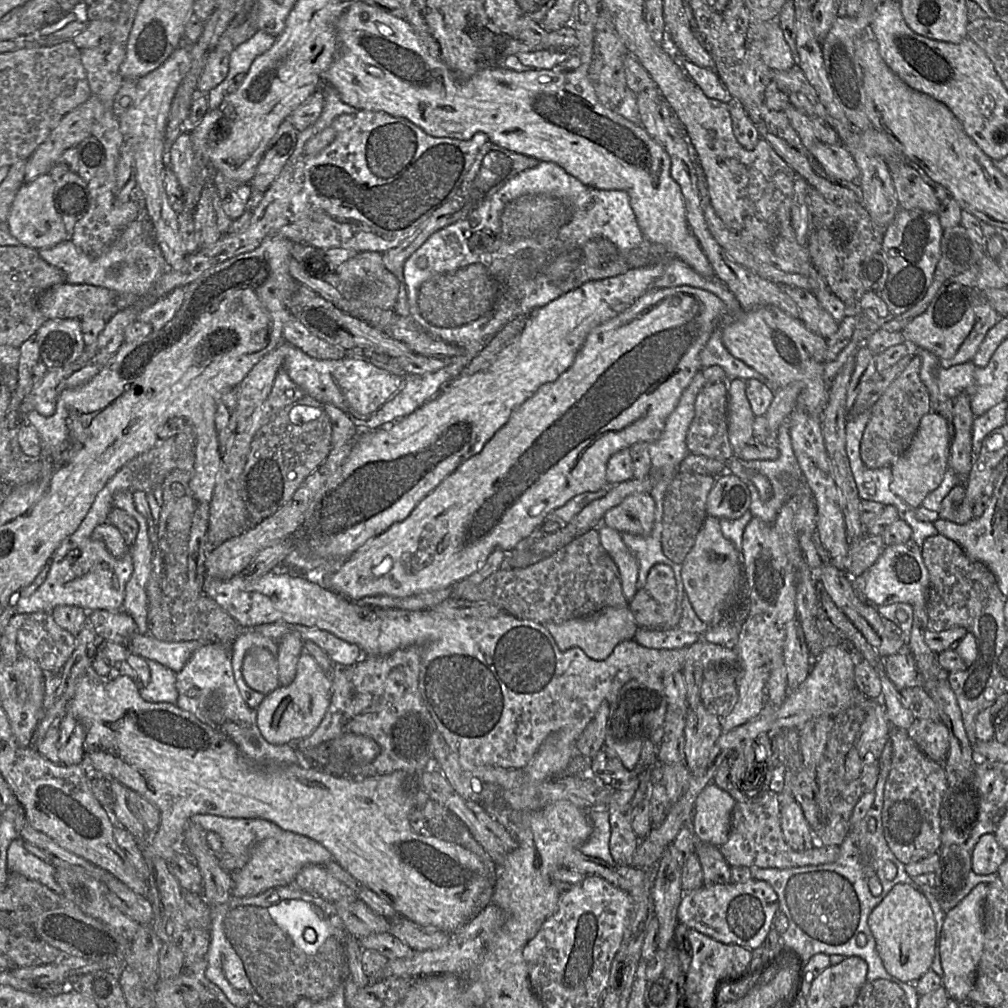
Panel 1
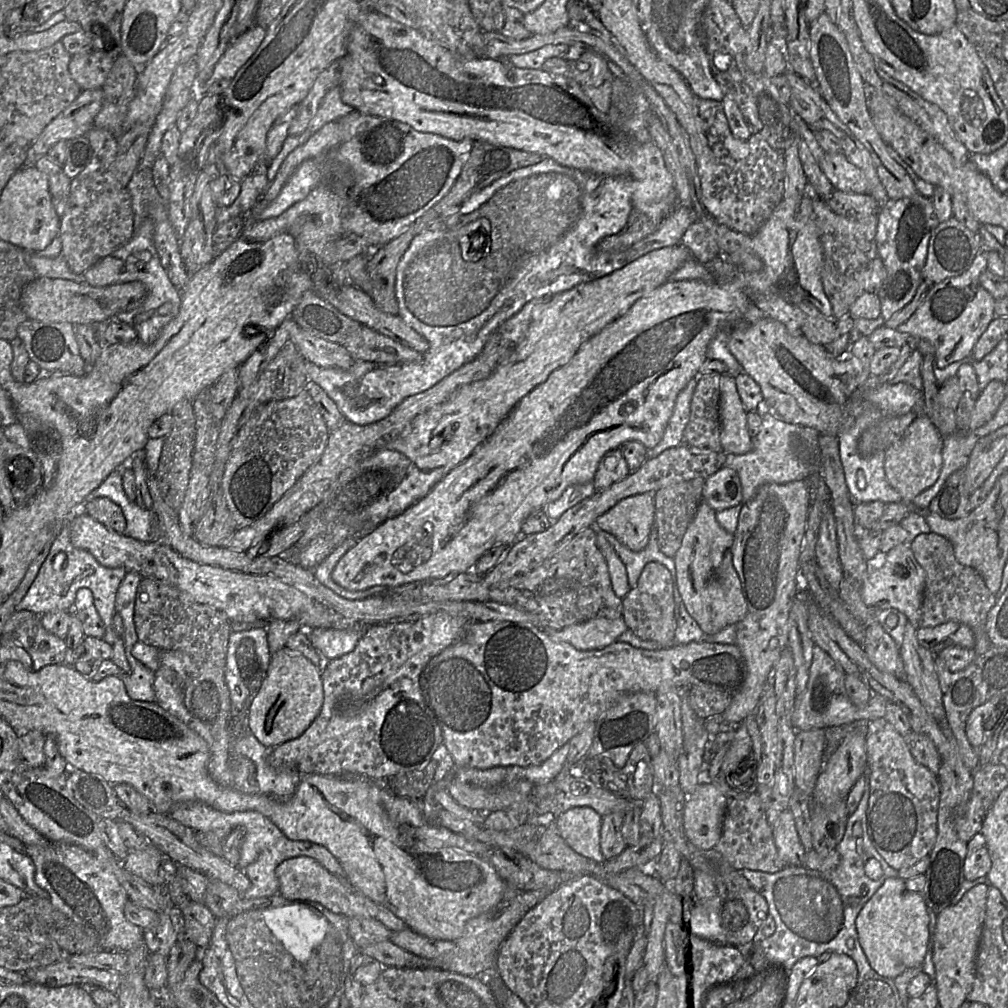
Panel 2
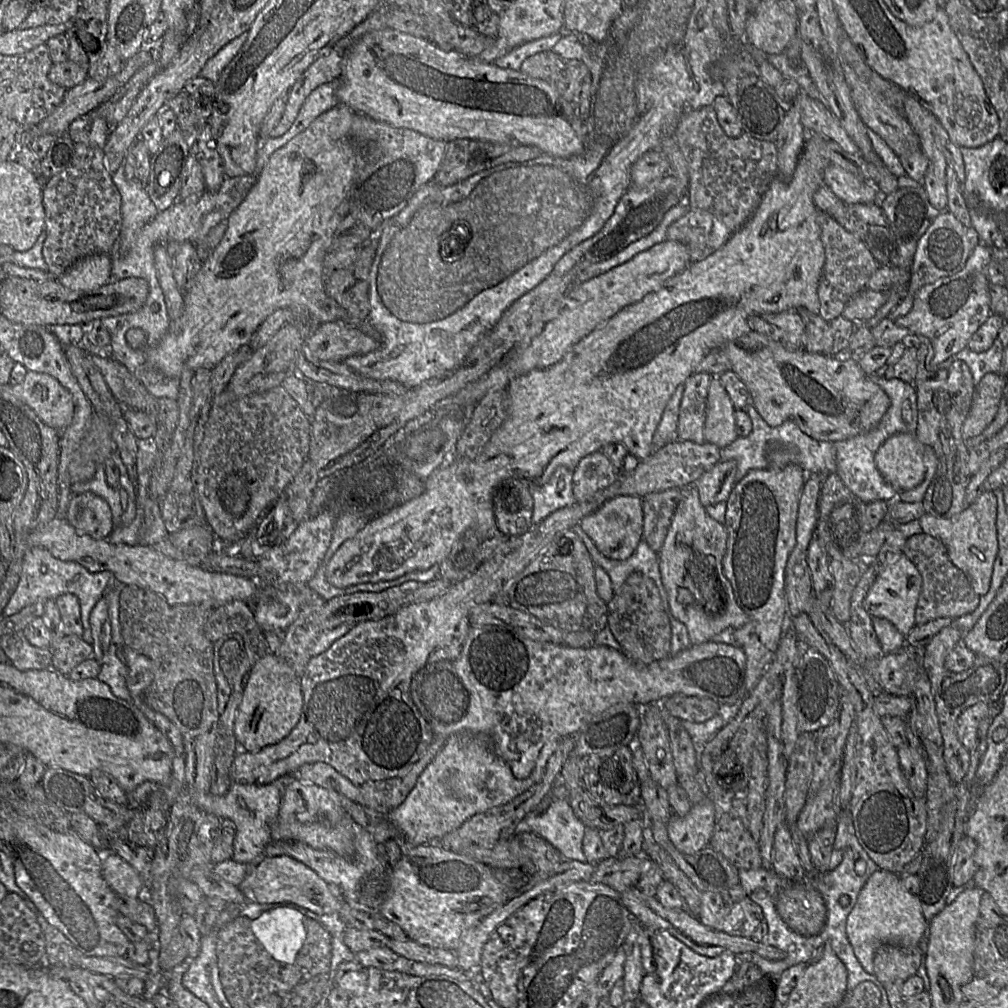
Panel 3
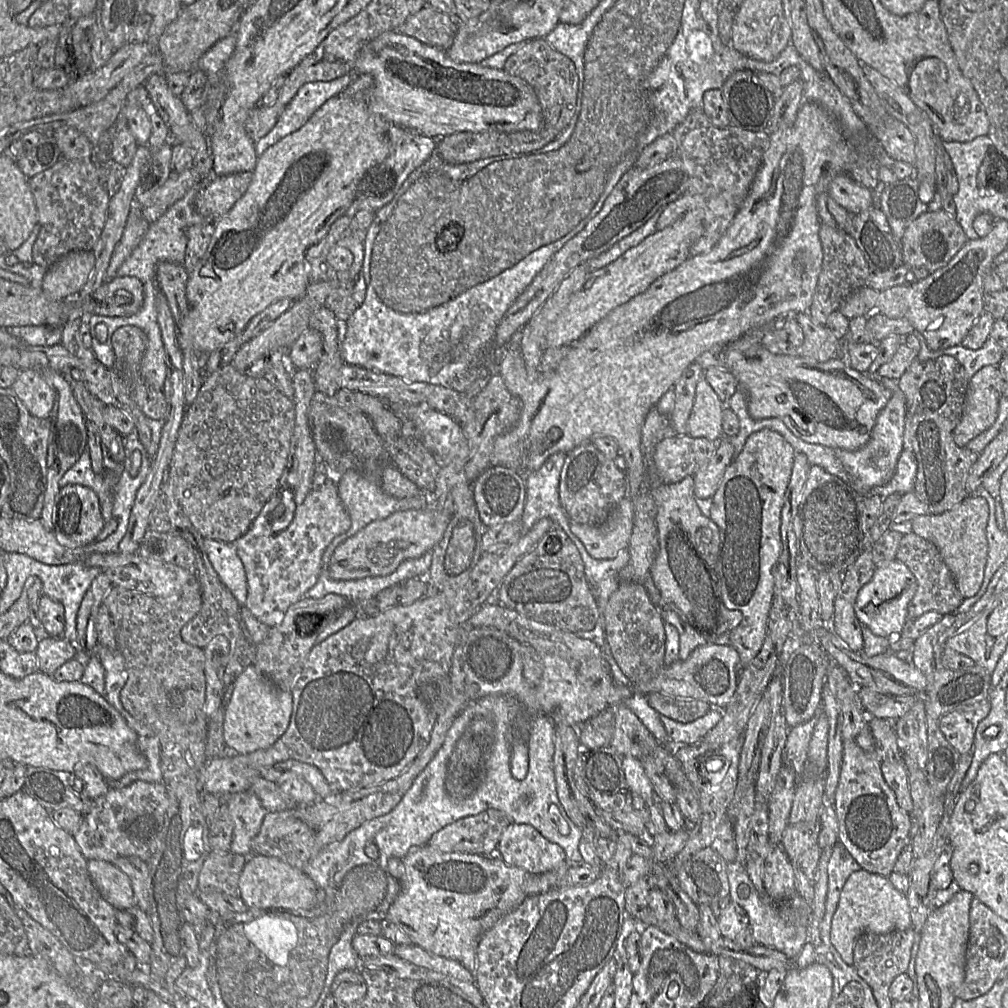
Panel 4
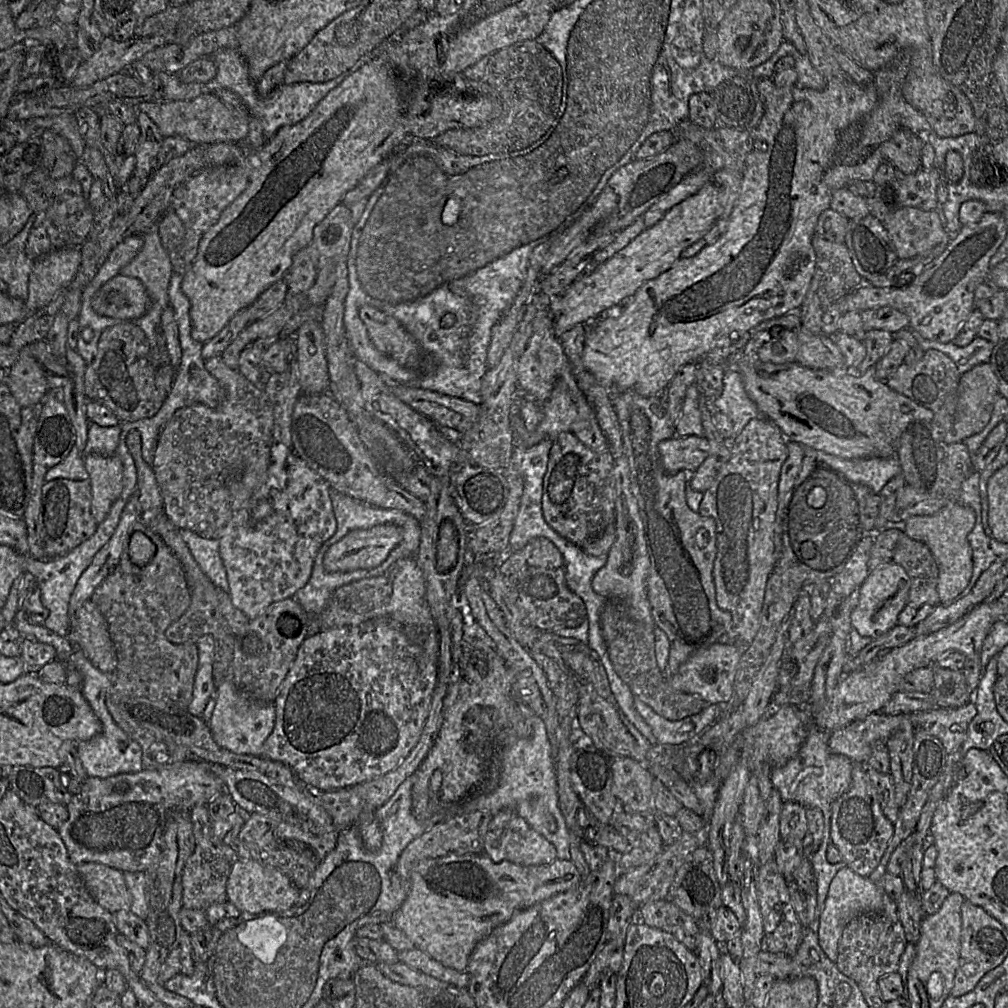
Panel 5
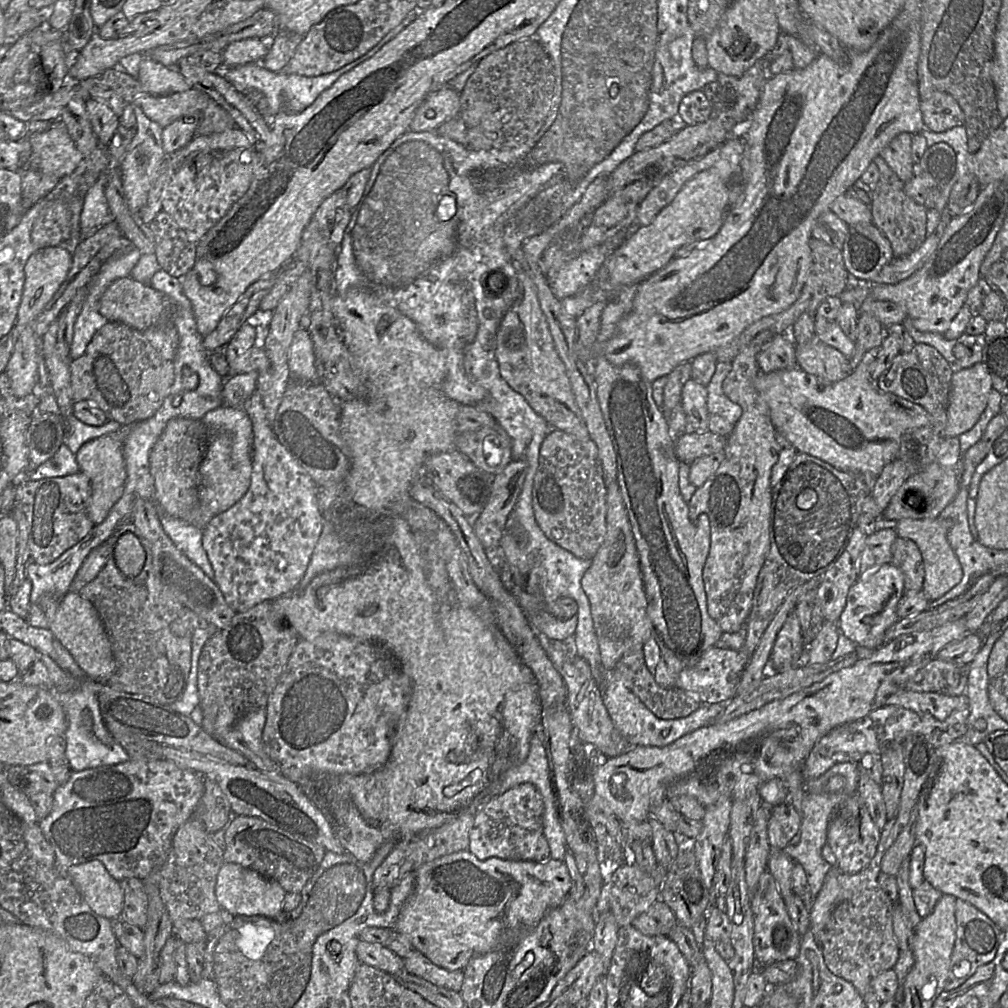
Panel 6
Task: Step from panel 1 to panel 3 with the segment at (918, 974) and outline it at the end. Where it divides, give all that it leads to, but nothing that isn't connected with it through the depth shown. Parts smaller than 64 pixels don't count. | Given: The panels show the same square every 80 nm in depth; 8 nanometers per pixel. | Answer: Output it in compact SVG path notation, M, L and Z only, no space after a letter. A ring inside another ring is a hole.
M877 870L868 877L846 922L847 938L855 956L871 975L874 973L874 954L881 945L917 947L925 929L926 920L918 895L906 891L899 876L885 870Z

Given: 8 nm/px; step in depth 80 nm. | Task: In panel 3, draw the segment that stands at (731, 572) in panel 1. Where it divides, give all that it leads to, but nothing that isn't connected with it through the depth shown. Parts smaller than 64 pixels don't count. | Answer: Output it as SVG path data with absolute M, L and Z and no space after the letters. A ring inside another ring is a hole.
M695 485L683 489L682 499L658 555L670 609L668 616L687 627L691 646L709 642L724 629L737 629L748 622L746 611L737 603L732 585L723 571L727 541L724 525L708 515Z

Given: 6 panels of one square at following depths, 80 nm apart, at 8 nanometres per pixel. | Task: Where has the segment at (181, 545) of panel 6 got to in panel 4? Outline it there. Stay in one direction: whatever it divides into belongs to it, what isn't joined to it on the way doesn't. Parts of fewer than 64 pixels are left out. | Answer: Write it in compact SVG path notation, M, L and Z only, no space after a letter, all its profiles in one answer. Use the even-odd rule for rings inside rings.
M203 537L202 544L219 580L243 606L248 594L247 578L233 542Z

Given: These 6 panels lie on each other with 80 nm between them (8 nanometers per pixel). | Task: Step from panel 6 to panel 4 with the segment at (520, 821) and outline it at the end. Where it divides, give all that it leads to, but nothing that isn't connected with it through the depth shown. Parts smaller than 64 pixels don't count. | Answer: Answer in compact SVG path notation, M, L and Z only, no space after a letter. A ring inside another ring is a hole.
M512 822L503 831L496 852L505 863L534 874L549 872L566 861L559 845L523 823Z

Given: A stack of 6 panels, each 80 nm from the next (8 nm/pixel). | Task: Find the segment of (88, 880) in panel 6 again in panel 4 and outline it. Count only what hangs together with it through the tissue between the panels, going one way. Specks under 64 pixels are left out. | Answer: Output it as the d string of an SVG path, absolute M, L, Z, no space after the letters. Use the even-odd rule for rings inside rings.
M88 860L88 873L101 896L116 909L134 905L134 892L129 877L114 863Z

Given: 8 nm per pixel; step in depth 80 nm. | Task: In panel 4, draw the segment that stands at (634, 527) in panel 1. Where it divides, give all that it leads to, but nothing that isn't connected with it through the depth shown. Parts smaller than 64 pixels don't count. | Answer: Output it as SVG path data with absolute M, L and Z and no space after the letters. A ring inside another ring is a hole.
M625 496L604 523L593 526L571 522L570 530L589 555L598 559L613 559L628 549L633 519L633 501Z

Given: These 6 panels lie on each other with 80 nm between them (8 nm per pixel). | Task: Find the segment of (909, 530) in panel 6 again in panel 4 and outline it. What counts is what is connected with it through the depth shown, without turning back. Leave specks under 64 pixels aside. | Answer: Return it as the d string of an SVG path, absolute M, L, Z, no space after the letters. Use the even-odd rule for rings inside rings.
M974 494L967 496L958 505L942 514L927 514L911 520L912 532L937 546L964 598L975 596L983 585L988 557L986 531L989 517L987 498Z

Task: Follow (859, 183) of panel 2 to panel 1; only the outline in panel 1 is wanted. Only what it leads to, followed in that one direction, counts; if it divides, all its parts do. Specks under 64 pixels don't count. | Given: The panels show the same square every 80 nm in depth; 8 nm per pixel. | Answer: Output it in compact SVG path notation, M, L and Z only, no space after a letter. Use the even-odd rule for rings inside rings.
M817 141L811 147L810 155L828 176L848 182L859 181L860 170L850 152L841 143L828 145Z

